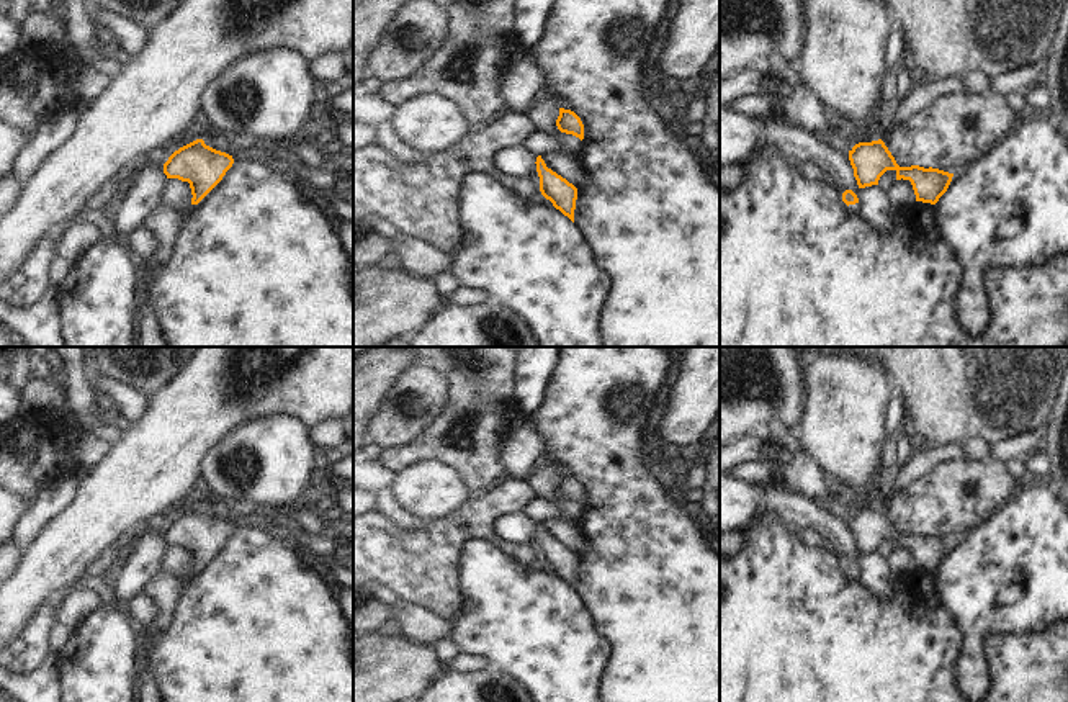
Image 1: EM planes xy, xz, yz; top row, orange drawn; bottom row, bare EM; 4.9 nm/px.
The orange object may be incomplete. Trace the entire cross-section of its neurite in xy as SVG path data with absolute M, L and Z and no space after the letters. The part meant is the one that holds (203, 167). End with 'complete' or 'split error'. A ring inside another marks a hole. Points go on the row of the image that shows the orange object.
M203 139L180 147L168 157L164 173L167 178L188 182L193 198L185 206L160 201L146 213L144 224L159 242L154 265L160 267L168 259L185 216L222 180L232 164L232 155L206 146Z | split error

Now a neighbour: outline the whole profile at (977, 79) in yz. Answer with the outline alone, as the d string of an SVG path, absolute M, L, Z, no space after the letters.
M981 69L965 72L962 75L962 80L972 93L981 93L981 95L993 93L991 77L986 75Z

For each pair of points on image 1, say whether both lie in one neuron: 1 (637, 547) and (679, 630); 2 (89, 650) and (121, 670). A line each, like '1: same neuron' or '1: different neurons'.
1: same neuron
2: same neuron

